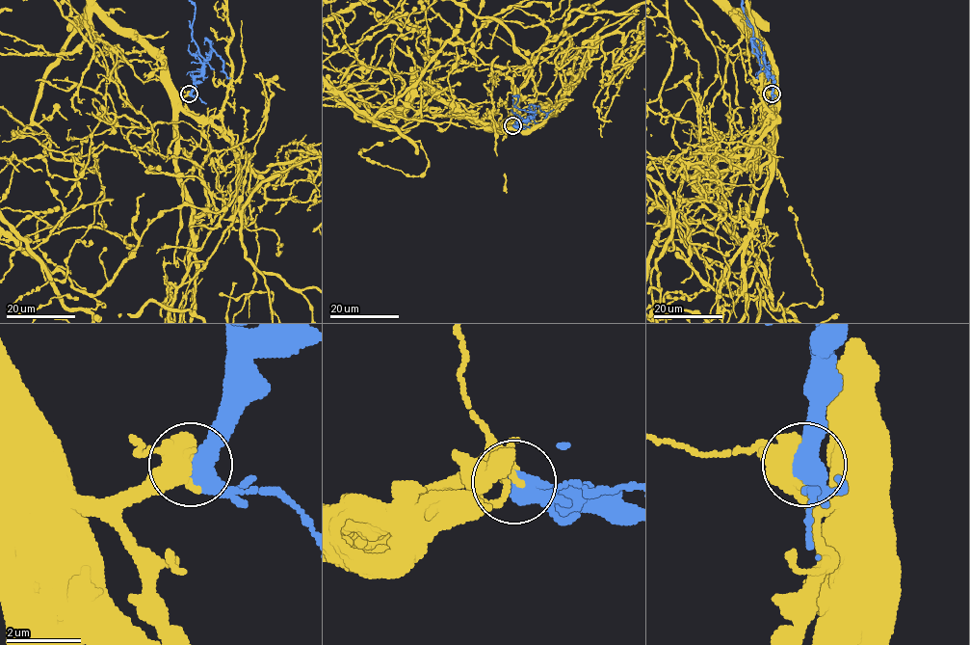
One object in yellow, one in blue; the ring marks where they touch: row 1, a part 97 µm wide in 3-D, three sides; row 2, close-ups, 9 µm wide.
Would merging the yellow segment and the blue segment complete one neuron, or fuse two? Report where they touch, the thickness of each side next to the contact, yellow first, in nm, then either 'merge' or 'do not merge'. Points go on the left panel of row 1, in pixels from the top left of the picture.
at (189, 94); 550 nm thick on the yellow side, 480 nm on the other; merge

